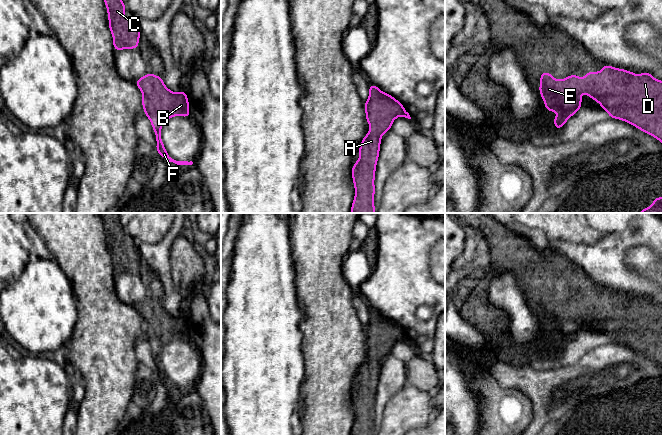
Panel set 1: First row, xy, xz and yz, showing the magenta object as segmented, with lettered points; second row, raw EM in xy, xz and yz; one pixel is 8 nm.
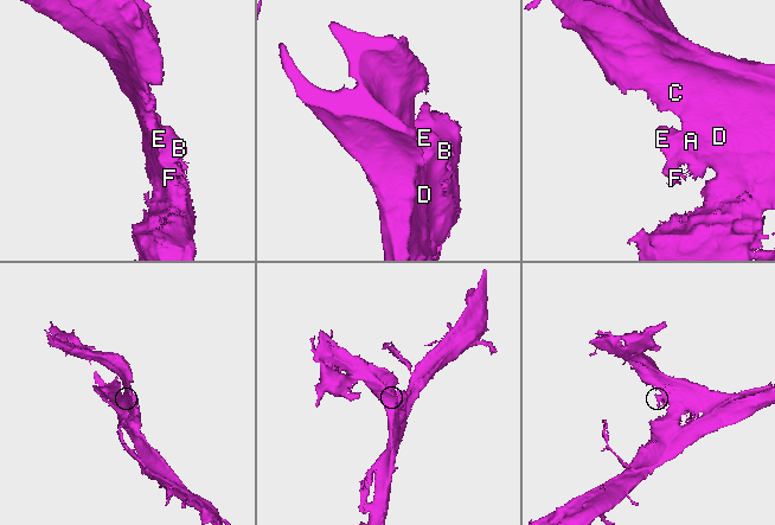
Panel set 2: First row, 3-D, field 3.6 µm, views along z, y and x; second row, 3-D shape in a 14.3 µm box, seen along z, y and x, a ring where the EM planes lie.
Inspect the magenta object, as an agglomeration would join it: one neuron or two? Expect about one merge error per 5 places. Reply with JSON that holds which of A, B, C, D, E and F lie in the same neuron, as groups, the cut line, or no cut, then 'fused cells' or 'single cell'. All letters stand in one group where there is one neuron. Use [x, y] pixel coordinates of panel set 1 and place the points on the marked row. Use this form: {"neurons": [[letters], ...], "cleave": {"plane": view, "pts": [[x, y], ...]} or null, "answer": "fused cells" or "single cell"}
{"neurons": [["A", "B", "C", "D", "E", "F"]], "cleave": null, "answer": "single cell"}

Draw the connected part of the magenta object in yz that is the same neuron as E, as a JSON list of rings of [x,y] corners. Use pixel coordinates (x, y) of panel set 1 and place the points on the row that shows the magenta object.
[[[607,64],[603,66],[598,73],[588,71],[582,79],[575,73],[563,80],[557,80],[549,72],[542,72],[539,93],[545,109],[550,113],[554,110],[558,112],[553,119],[555,130],[561,129],[581,109],[581,95],[584,91],[589,98],[600,104],[609,114],[609,118],[625,121],[662,142],[662,81],[653,78],[649,71],[636,75],[632,71]]]

